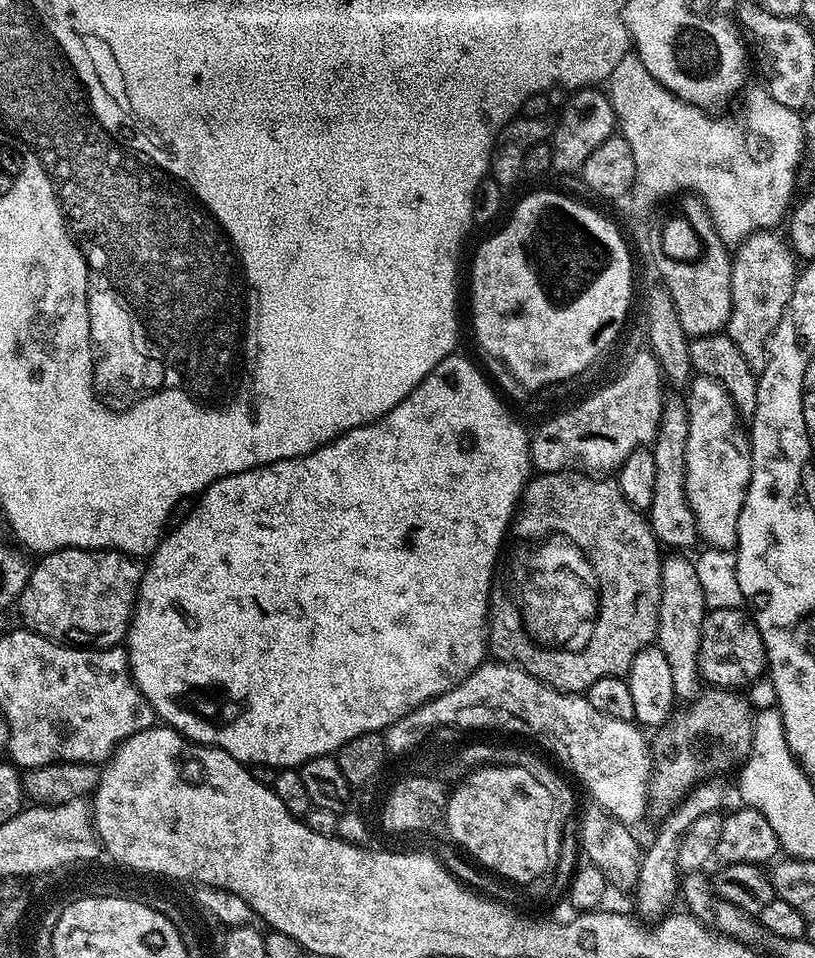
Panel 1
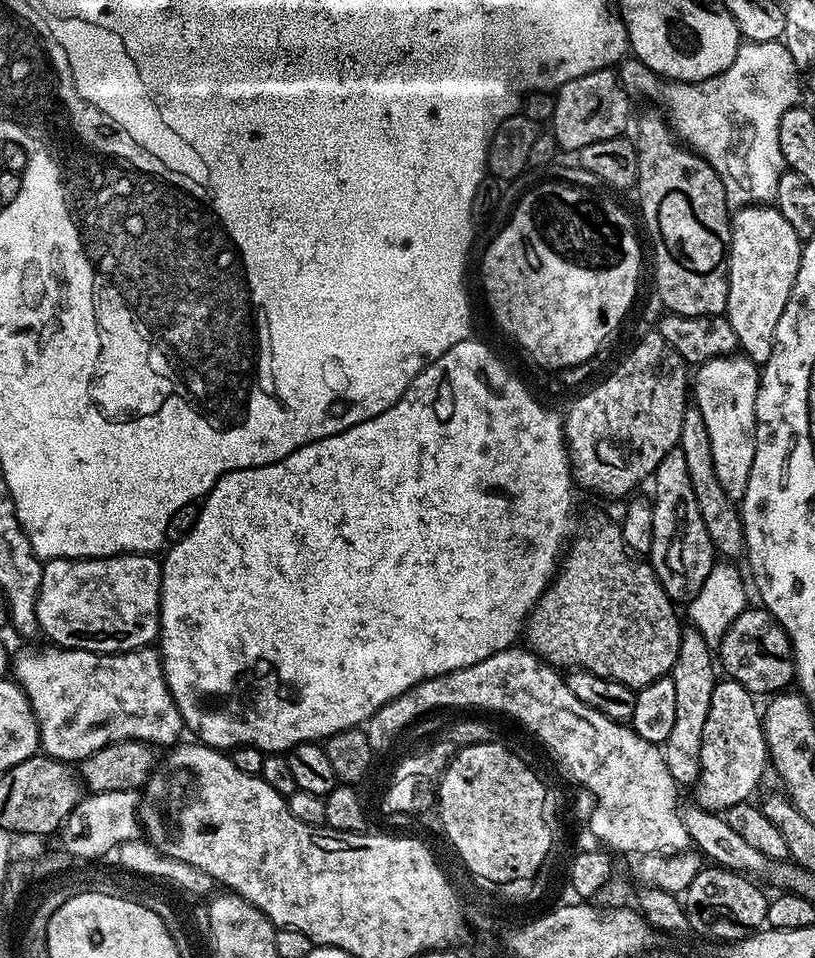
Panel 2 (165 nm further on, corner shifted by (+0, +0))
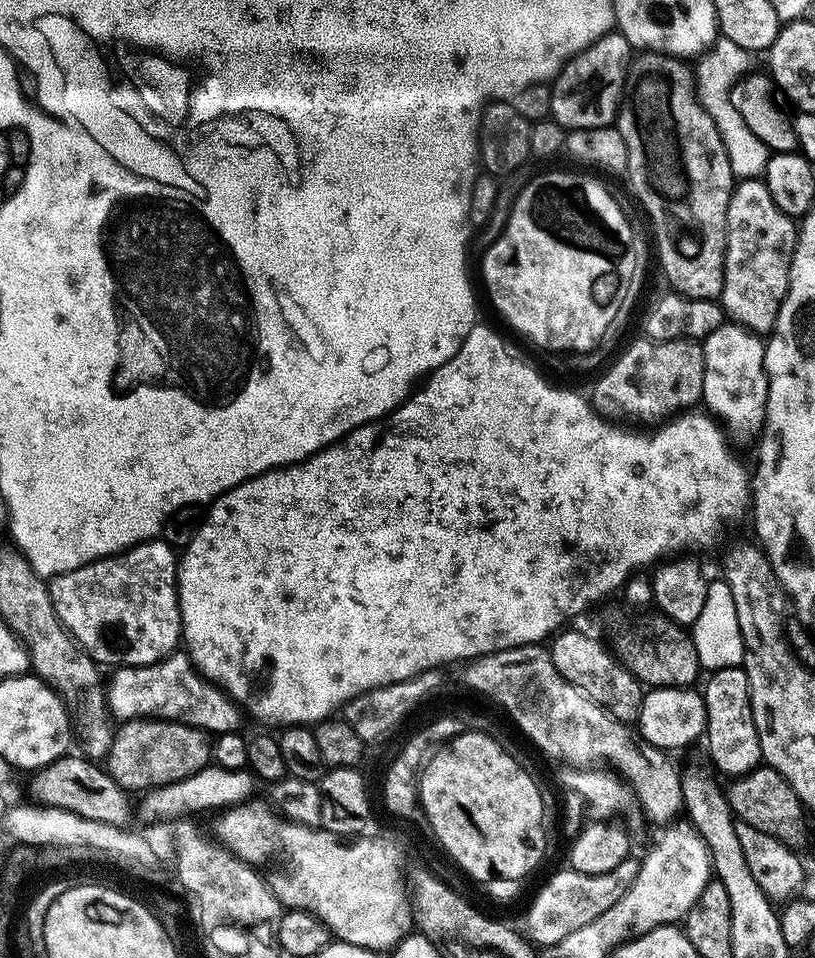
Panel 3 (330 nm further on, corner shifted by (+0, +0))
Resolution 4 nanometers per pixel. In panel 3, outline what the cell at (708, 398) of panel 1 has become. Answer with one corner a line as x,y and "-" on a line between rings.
725,322
702,342
704,345
704,381
702,404
733,441
748,444
764,431
768,372
764,369
765,341
757,333

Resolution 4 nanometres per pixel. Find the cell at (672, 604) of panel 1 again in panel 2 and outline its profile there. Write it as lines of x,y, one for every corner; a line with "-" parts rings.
691,626
685,627
680,633
678,658
670,675
674,682
674,726
670,734
666,734
660,753
677,785
692,786
700,779
702,730
706,727
706,714
710,714
710,698
714,698
718,668
710,646
704,641
702,634
698,634

